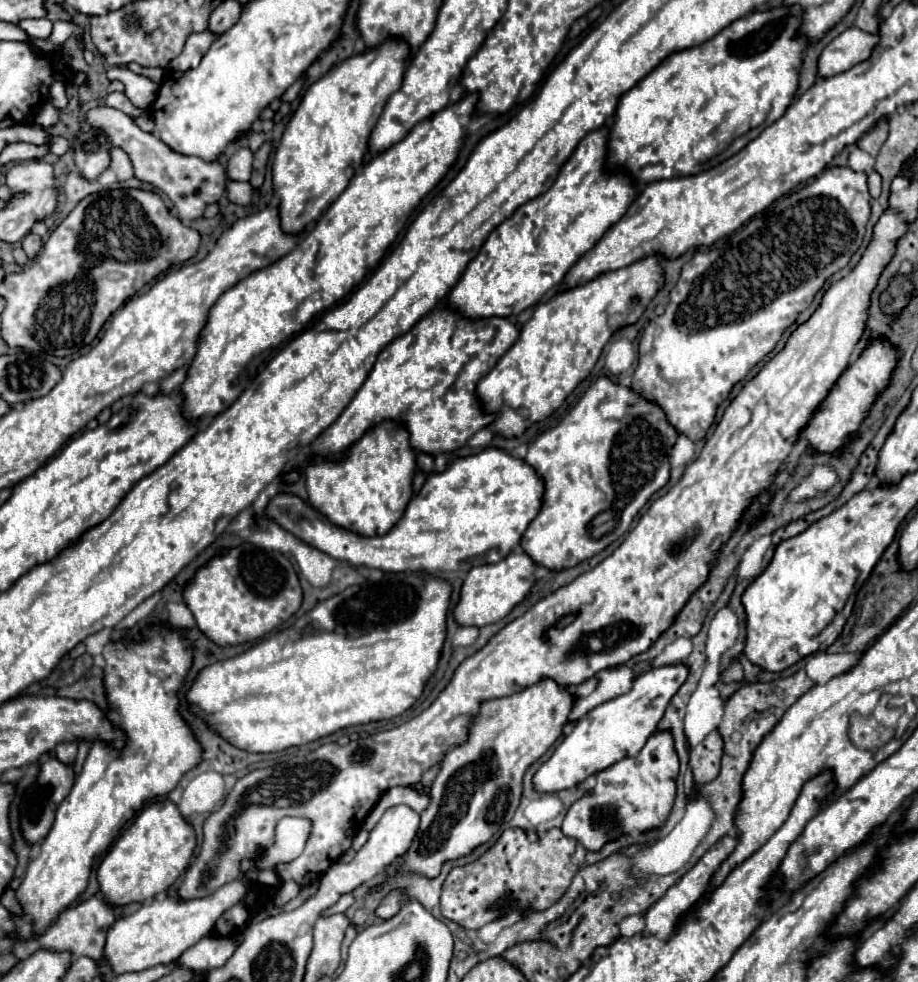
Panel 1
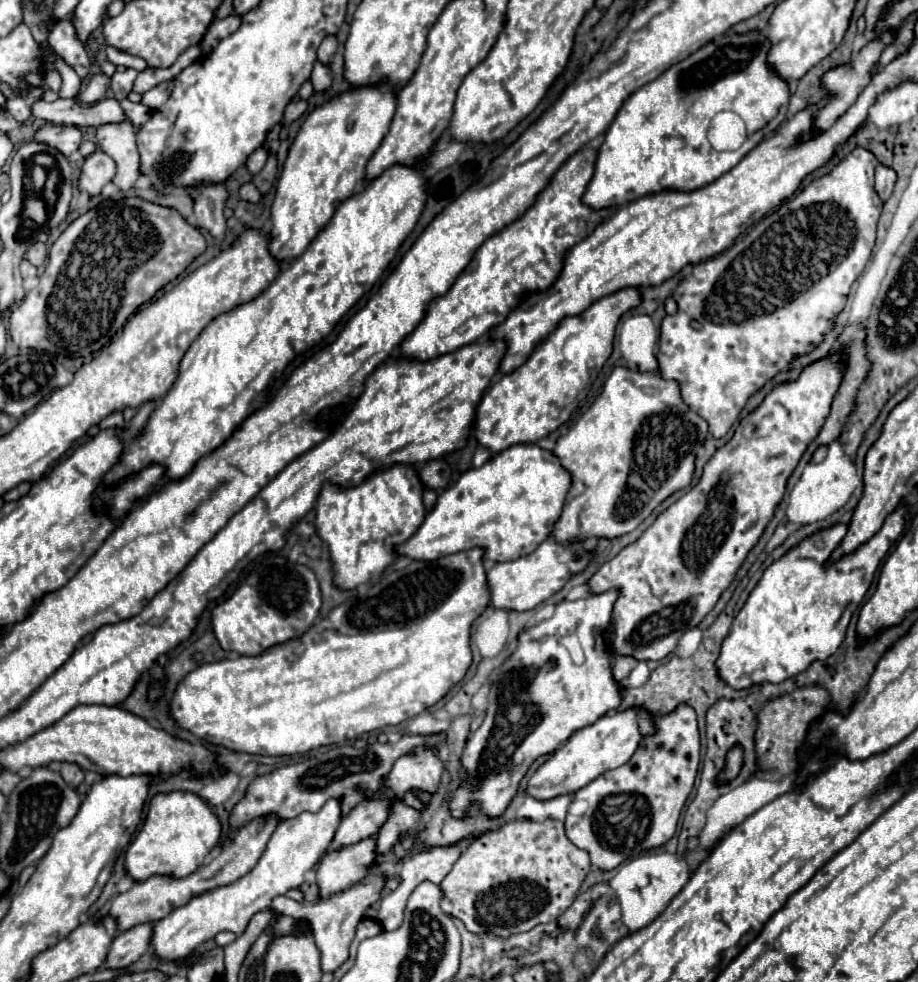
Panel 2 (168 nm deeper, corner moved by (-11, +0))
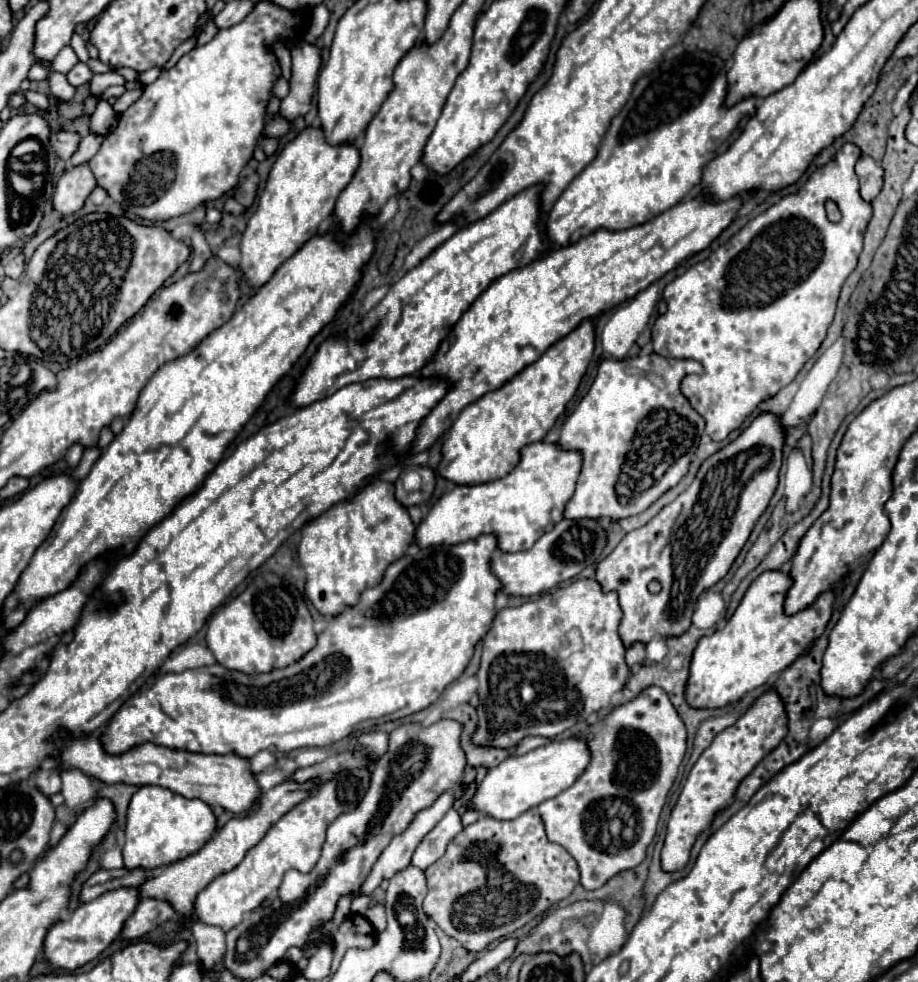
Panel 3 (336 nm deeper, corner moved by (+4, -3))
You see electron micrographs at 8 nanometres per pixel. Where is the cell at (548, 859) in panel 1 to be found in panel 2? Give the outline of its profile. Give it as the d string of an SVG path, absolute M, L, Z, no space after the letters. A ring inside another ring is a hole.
M512 819L500 829L476 837L442 879L440 889L452 903L452 917L460 919L468 931L512 937L558 919L576 899L588 871L588 853L566 837L562 821ZM460 887L470 891L460 891Z

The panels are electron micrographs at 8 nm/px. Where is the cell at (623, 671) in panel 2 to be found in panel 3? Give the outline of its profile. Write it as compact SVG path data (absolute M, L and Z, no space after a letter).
M641 644L639 648L635 646L635 648L627 650L627 654L625 654L625 660L627 660L627 664L629 664L629 666L635 666L635 664L643 662L643 660L645 660L645 646Z

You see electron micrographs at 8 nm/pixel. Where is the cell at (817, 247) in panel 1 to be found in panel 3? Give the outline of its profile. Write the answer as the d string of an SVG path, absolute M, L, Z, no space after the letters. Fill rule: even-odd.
M843 144L835 158L815 170L797 192L769 206L729 242L711 252L707 260L687 268L663 290L667 312L653 324L653 352L665 358L697 360L703 364L705 374L687 374L681 382L681 392L689 398L693 410L705 418L705 434L711 440L725 440L761 400L787 386L821 346L835 316L839 290L857 266L863 234L873 214L871 204L859 196L859 178L855 174L859 156L861 150L855 144ZM827 200L837 204L841 222L833 224L827 220Z

